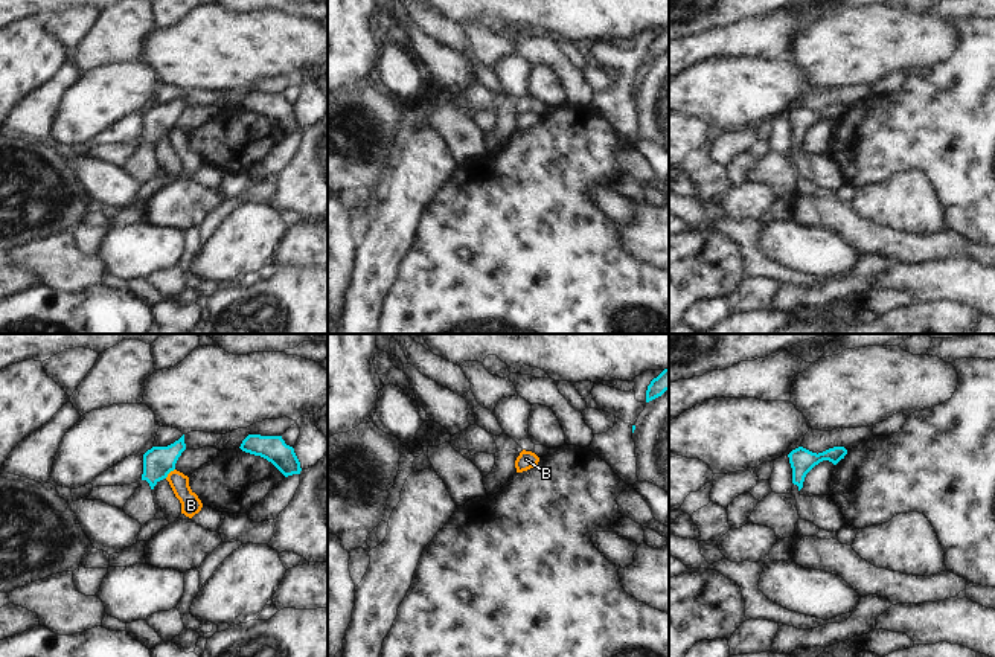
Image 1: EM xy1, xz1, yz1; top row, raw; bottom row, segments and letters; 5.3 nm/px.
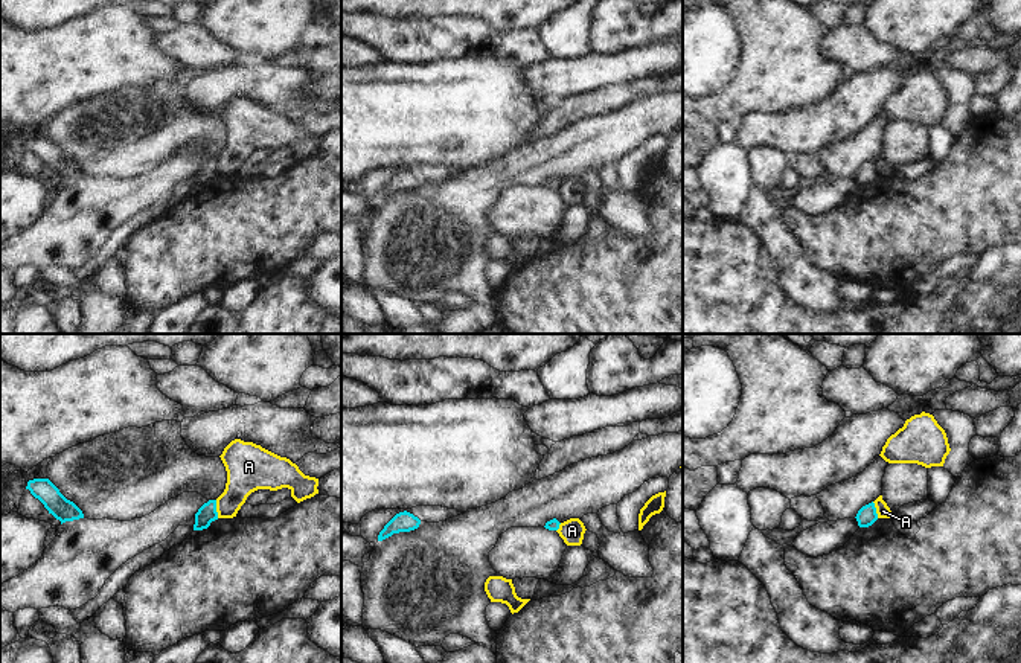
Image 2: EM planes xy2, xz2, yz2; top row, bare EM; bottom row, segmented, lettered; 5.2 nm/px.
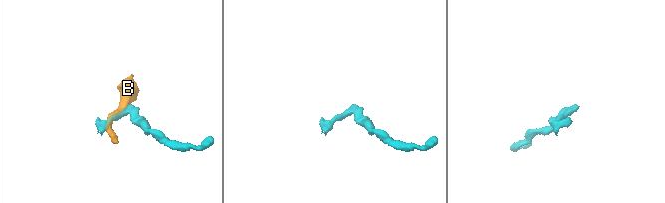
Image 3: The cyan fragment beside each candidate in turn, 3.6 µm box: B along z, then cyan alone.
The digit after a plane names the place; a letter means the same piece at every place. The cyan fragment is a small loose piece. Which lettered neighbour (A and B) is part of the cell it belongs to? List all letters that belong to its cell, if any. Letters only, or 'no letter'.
no letter

